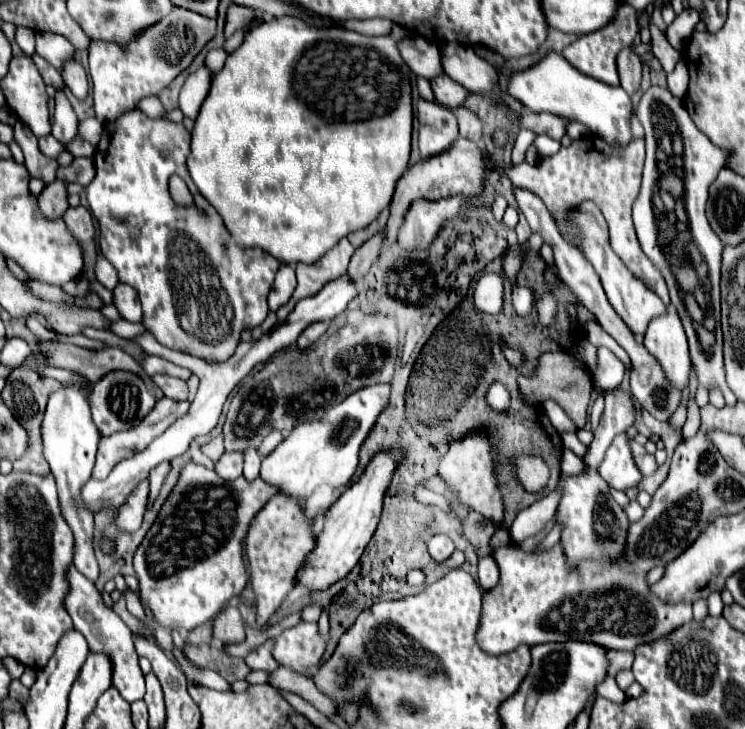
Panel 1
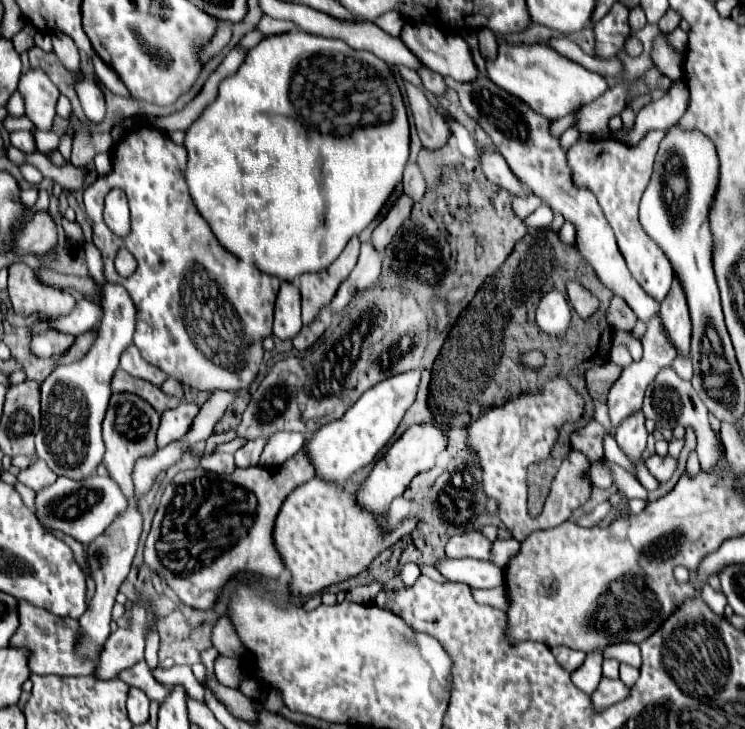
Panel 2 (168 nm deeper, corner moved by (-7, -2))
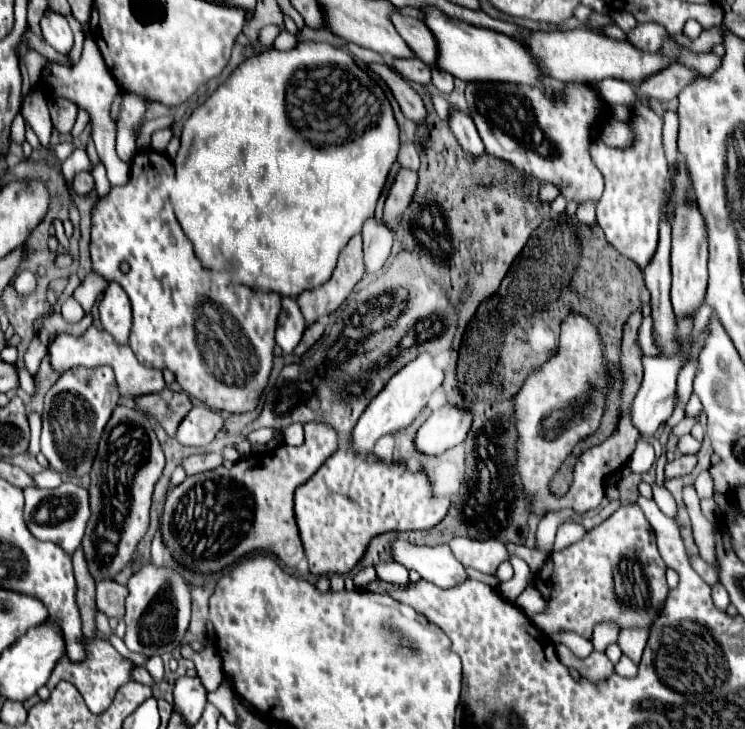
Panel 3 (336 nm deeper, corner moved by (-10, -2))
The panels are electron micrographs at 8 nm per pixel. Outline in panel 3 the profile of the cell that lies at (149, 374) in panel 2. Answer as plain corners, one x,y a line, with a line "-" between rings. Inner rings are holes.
90,326
84,332
84,336
80,336
80,338
70,336
70,334
60,334
54,340
54,344
50,346
48,354
50,354
50,360
52,360
52,368
58,370
60,374
64,370
70,370
70,368
76,368
76,366
84,366
84,368
94,368
94,366
102,366
102,364
112,366
114,374
116,374
116,384
118,384
118,390
120,390
122,396
138,396
138,394
160,392
166,386
160,370
150,370
150,368
142,366
138,362
138,358
134,356
130,346
114,344
112,338
104,330
98,330
94,326

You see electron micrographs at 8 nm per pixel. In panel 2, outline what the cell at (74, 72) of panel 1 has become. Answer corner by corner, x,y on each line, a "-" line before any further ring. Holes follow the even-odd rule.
53,32
51,40
53,40
53,50
57,58
63,62
63,66
67,66
67,70
71,72
77,72
79,70
79,50
75,42
63,32

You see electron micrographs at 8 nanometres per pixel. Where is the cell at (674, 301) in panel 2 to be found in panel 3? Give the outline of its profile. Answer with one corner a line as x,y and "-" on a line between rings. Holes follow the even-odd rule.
694,202
682,206
674,220
672,232
672,308
676,316
694,316
704,304
706,284
708,284
708,244
706,244
706,224

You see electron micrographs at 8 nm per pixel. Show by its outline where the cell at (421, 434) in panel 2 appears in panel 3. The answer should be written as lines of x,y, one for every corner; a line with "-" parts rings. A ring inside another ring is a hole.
446,404
434,410
428,420
420,426
414,438
414,448
418,452
440,456
448,448
460,444
470,428
470,414
458,406

